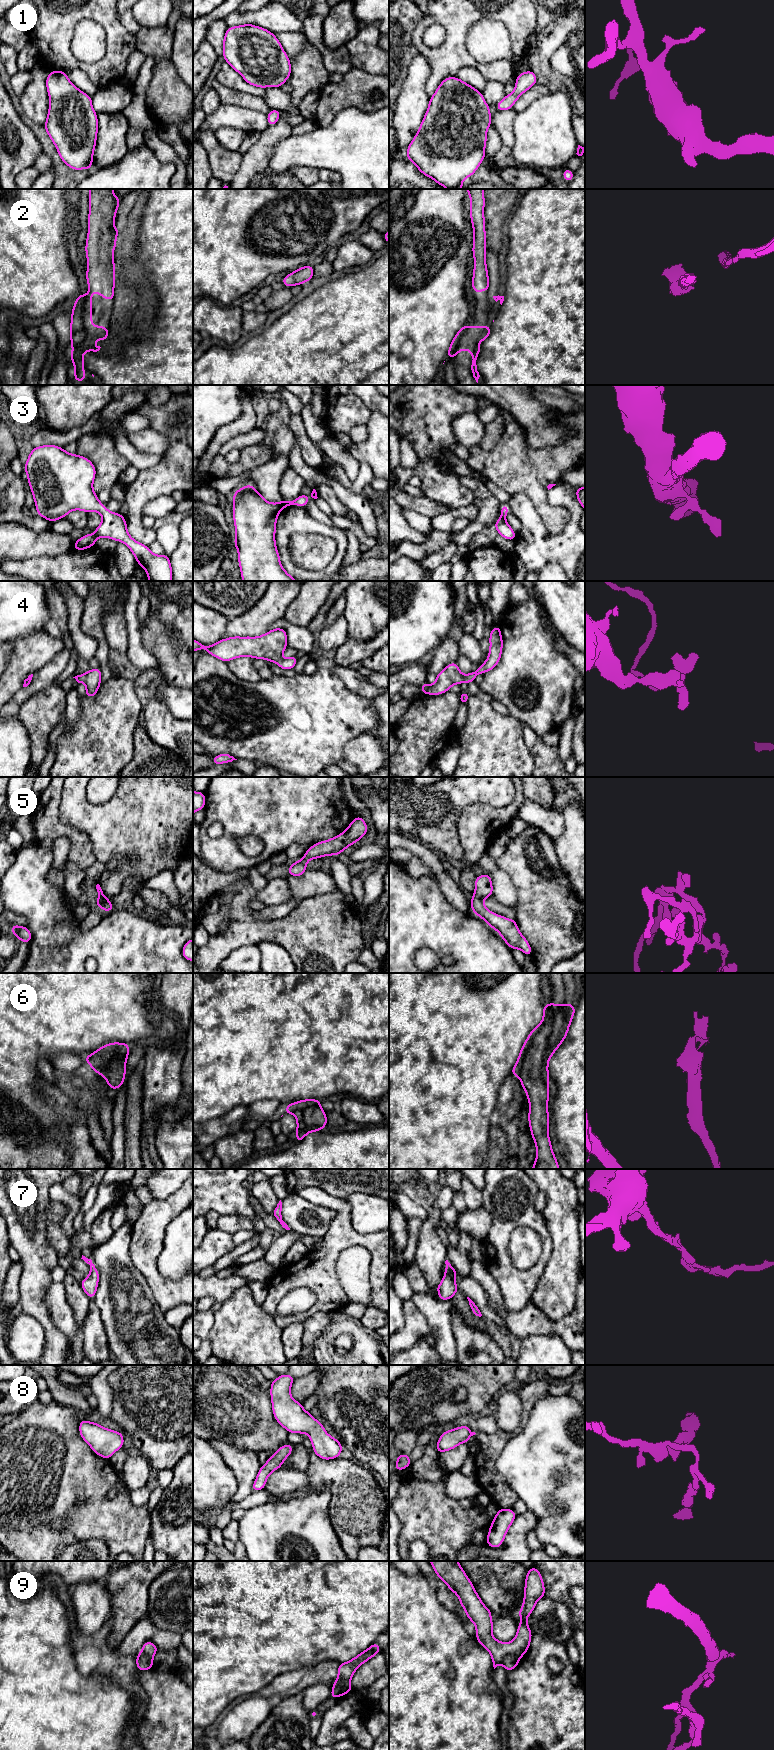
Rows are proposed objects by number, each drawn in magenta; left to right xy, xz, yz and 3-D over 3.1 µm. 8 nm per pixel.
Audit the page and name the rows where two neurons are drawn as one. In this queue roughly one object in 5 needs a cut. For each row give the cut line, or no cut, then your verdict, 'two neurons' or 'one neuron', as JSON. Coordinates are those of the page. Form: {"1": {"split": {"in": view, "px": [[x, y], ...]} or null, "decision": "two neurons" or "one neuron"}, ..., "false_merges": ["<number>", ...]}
{"1": {"split": null, "decision": "one neuron"}, "2": {"split": null, "decision": "one neuron"}, "3": {"split": null, "decision": "one neuron"}, "4": {"split": null, "decision": "one neuron"}, "5": {"split": null, "decision": "one neuron"}, "6": {"split": null, "decision": "one neuron"}, "7": {"split": null, "decision": "one neuron"}, "8": {"split": null, "decision": "one neuron"}, "9": {"split": {"in": "yz", "px": [[519, 1657], [507, 1655], [501, 1663]]}, "decision": "two neurons"}, "false_merges": ["9"]}

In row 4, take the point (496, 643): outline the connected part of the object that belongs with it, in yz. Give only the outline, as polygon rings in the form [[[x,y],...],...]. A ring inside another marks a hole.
[[[499,625],[492,628],[489,636],[489,642],[490,649],[488,658],[475,672],[463,675],[459,670],[457,662],[452,662],[438,673],[436,681],[433,685],[429,685],[426,682],[423,683],[420,686],[421,693],[428,695],[440,695],[449,691],[451,686],[454,684],[460,685],[462,682],[472,684],[478,674],[484,674],[494,669],[500,661],[503,648],[503,640]]]

